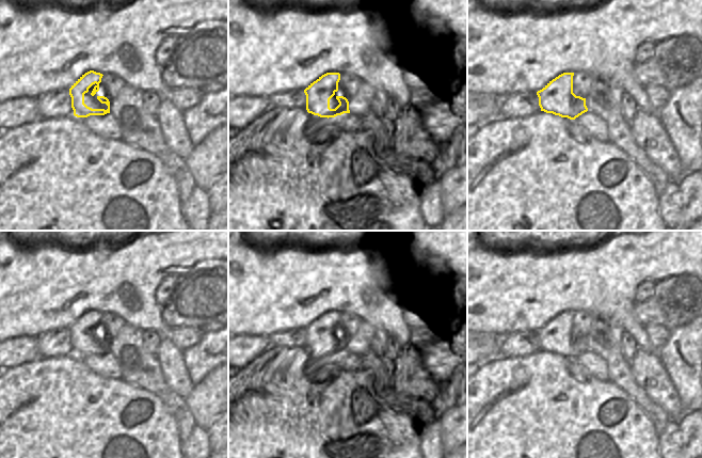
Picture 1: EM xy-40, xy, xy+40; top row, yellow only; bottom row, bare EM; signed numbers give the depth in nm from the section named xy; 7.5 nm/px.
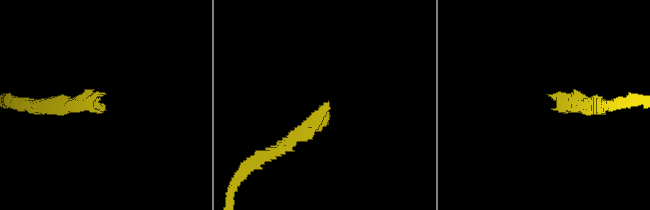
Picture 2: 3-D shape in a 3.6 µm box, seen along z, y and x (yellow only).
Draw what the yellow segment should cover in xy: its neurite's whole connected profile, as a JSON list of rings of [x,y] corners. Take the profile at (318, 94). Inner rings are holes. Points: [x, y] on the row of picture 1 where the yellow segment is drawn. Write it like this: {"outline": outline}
{"outline": [[[326,73],[304,90],[308,113],[328,119],[350,113],[348,99],[335,95],[339,80],[339,73]]]}

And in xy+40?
{"outline": [[[563,73],[537,92],[541,111],[575,120],[588,111],[586,98],[573,93],[574,73]]]}

